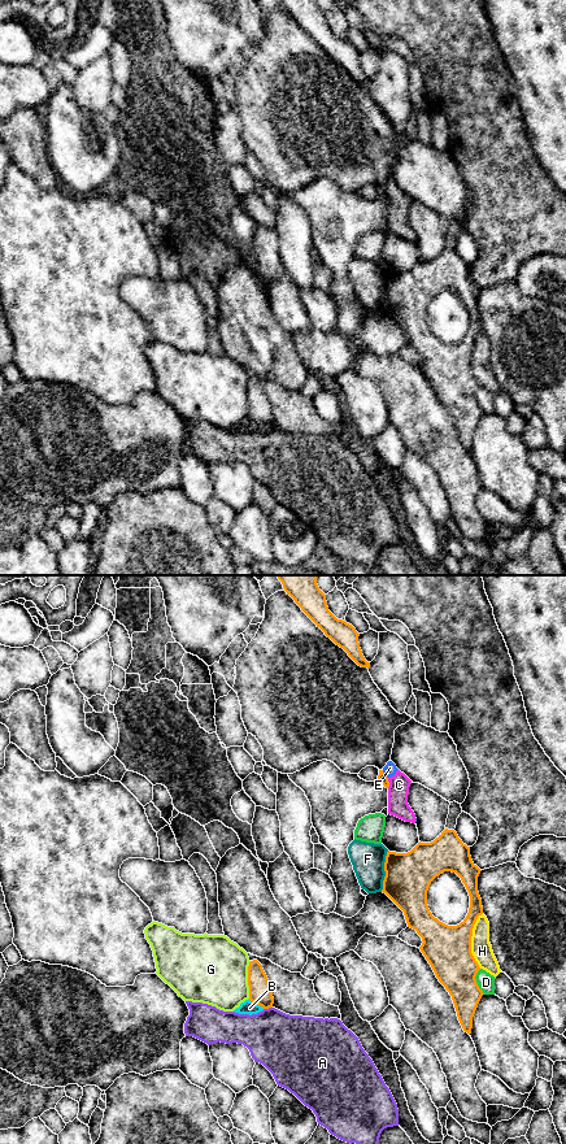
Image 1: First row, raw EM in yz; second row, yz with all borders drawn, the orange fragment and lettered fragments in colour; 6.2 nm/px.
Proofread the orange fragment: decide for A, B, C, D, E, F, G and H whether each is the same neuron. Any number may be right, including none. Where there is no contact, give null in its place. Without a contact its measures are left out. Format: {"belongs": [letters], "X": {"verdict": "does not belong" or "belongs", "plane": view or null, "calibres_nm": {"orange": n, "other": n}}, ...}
{"belongs": [], "A": {"verdict": "does not belong", "plane": "yz", "calibres_nm": {"orange": 140, "other": 380}}, "B": {"verdict": "does not belong", "plane": "yz", "calibres_nm": {"orange": 140, "other": 80}}, "C": {"verdict": "does not belong", "plane": "yz", "calibres_nm": {"orange": 60, "other": 130}}, "D": {"verdict": "does not belong", "plane": "yz", "calibres_nm": {"orange": 280, "other": 110}}, "E": {"verdict": "does not belong", "plane": "yz", "calibres_nm": {"orange": 60, "other": 80}}, "F": {"verdict": "does not belong", "plane": "yz", "calibres_nm": {"orange": 280, "other": 200}}, "G": {"verdict": "does not belong", "plane": "yz", "calibres_nm": {"orange": 140, "other": 440}}, "H": {"verdict": "does not belong", "plane": "yz", "calibres_nm": {"orange": 280, "other": 130}}}

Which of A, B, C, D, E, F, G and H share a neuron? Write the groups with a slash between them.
A / B / C E / D / F / G / H

